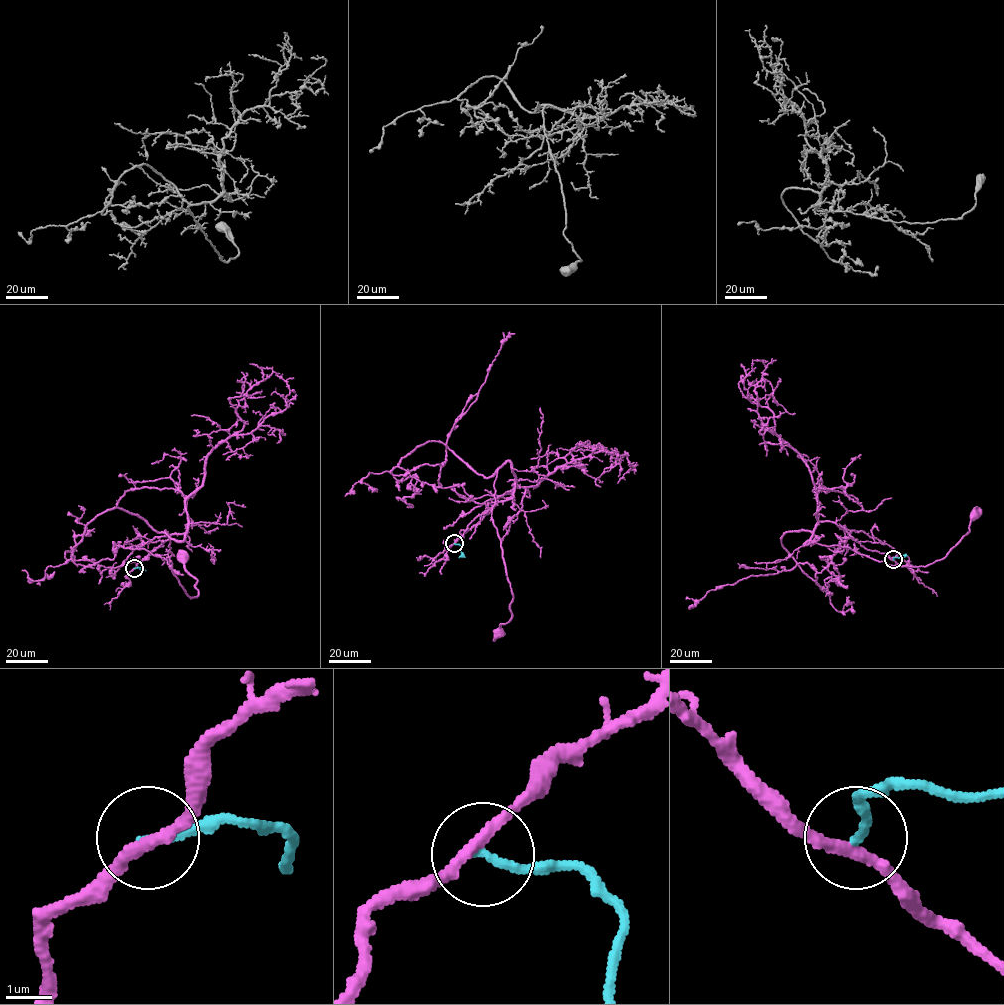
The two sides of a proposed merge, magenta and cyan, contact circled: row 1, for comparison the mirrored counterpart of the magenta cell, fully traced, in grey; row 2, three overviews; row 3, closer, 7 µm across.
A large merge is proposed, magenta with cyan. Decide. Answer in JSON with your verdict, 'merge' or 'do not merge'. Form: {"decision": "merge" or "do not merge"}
{"decision": "do not merge"}

